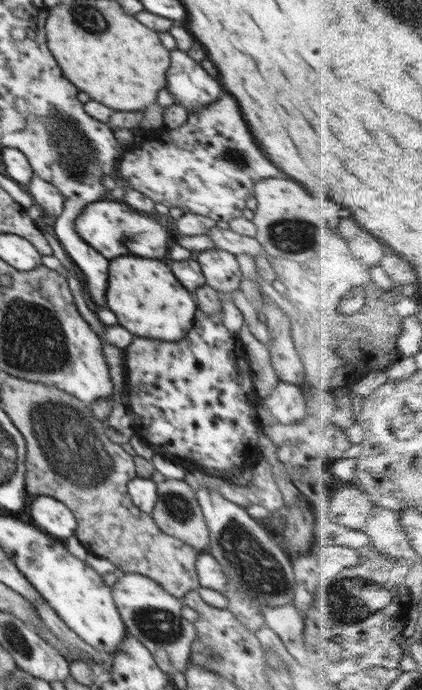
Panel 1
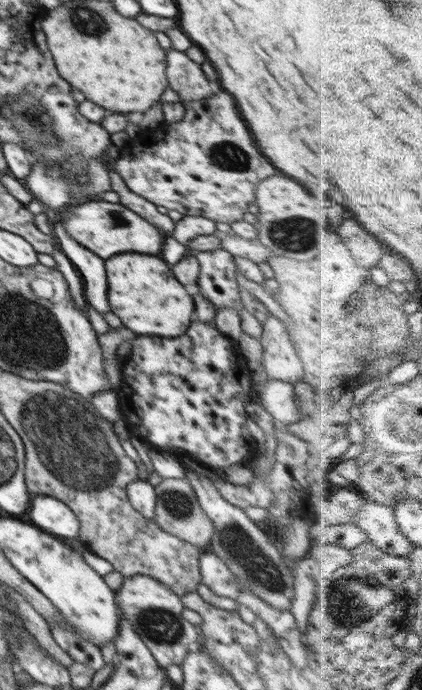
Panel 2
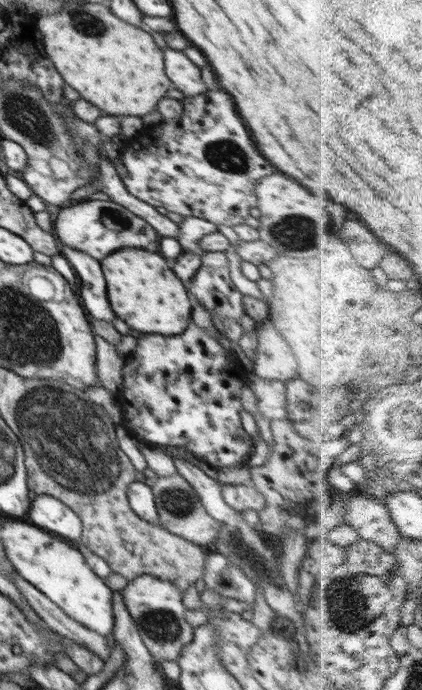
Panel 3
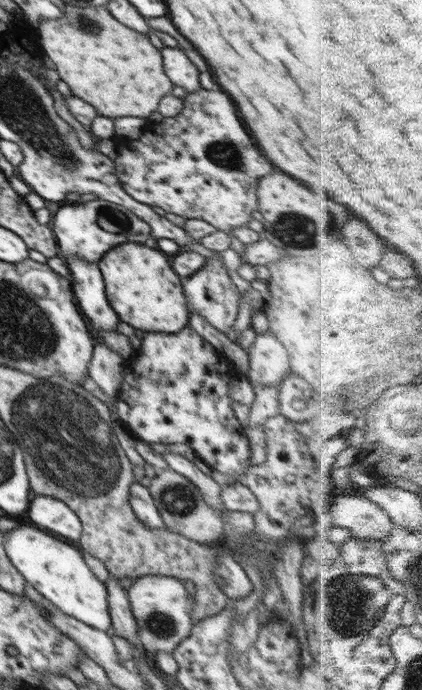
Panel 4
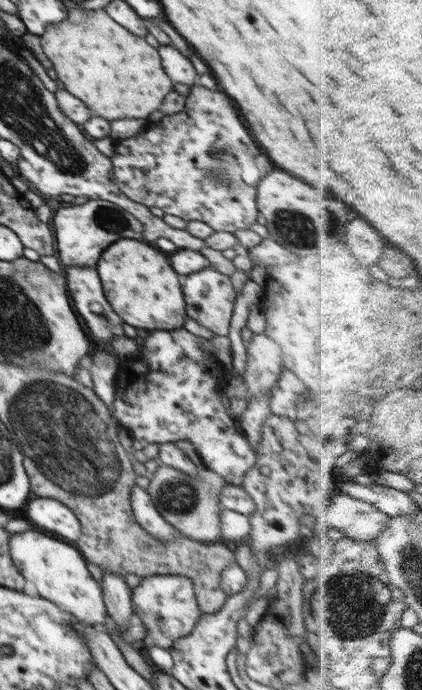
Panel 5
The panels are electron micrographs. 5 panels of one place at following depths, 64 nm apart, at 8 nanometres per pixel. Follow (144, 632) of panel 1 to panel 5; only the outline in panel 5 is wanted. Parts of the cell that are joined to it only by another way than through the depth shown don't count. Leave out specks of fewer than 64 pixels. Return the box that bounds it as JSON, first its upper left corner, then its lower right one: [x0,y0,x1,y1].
[131,575,203,649]

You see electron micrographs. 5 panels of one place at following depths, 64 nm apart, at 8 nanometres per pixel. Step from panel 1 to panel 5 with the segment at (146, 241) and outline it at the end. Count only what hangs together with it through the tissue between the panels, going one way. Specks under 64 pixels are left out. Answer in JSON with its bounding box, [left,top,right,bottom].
[54,199,144,269]

